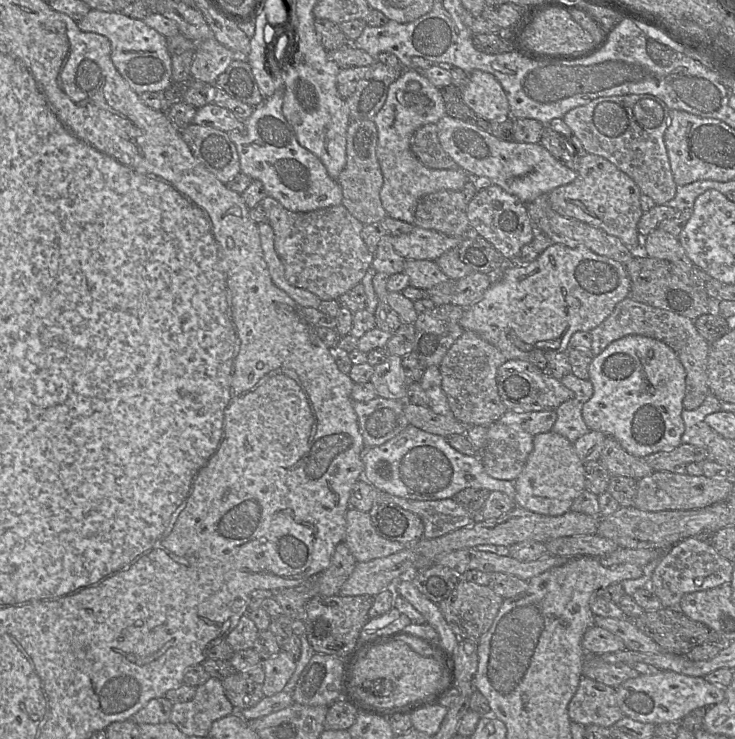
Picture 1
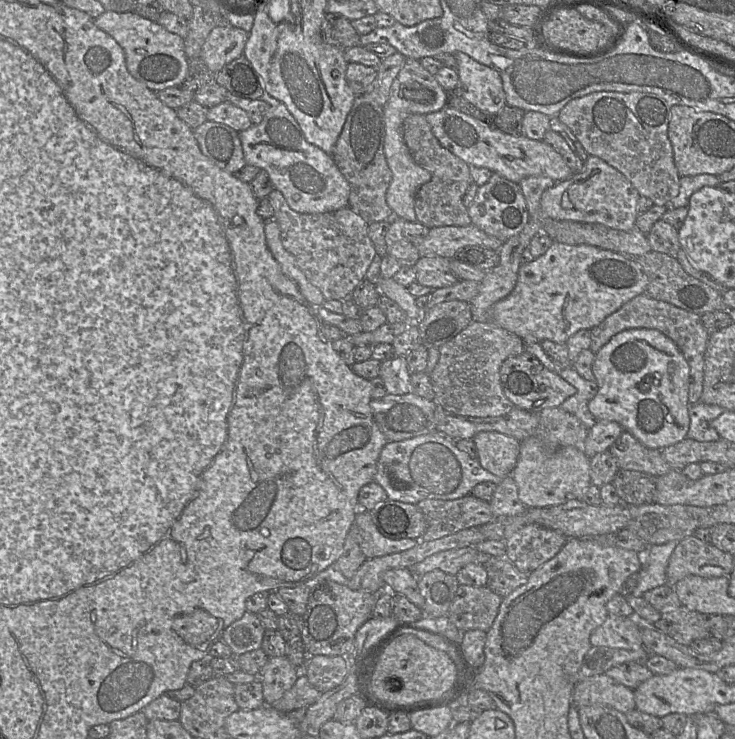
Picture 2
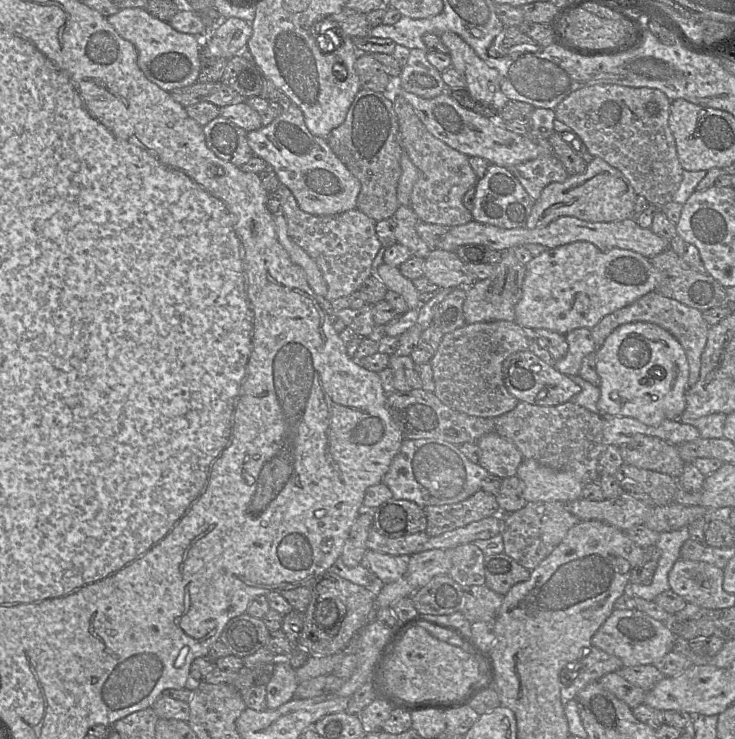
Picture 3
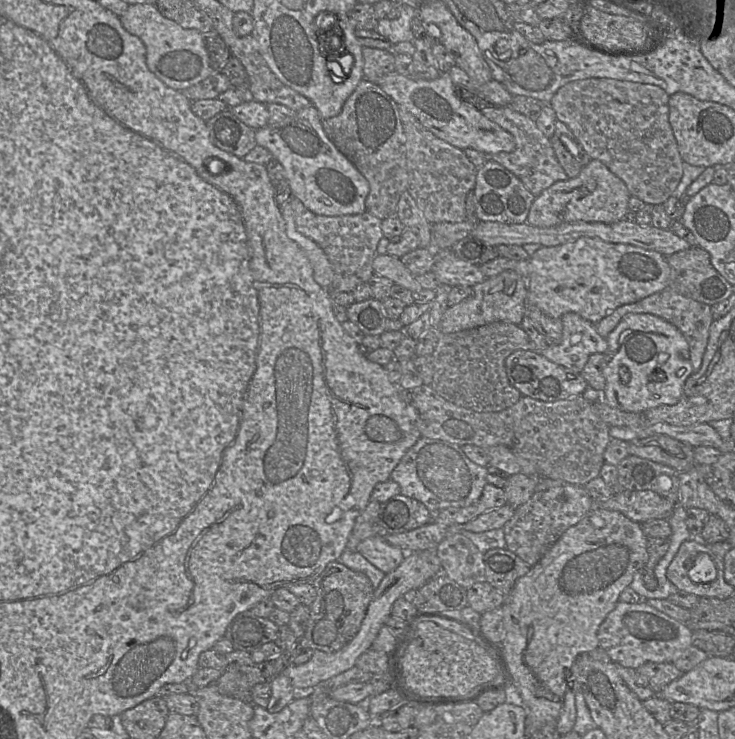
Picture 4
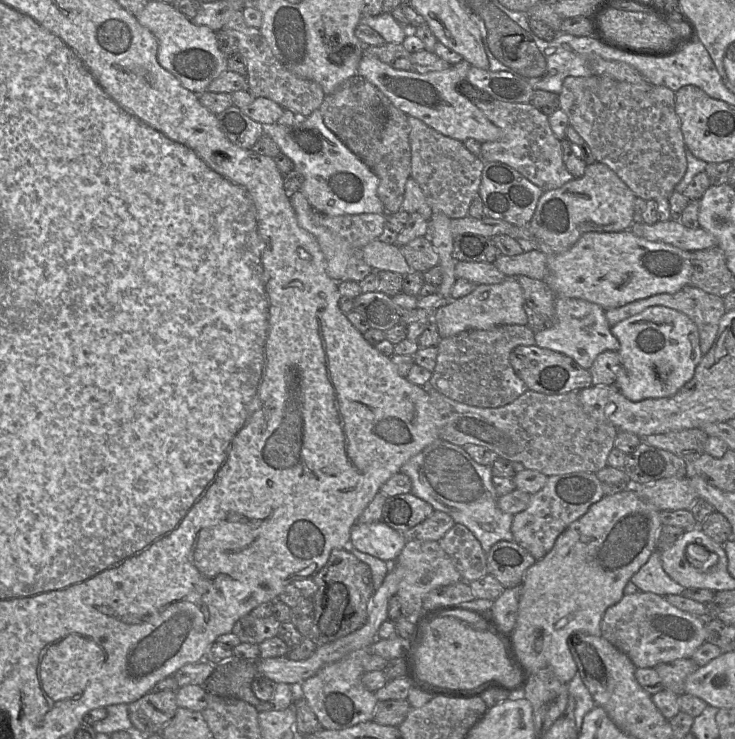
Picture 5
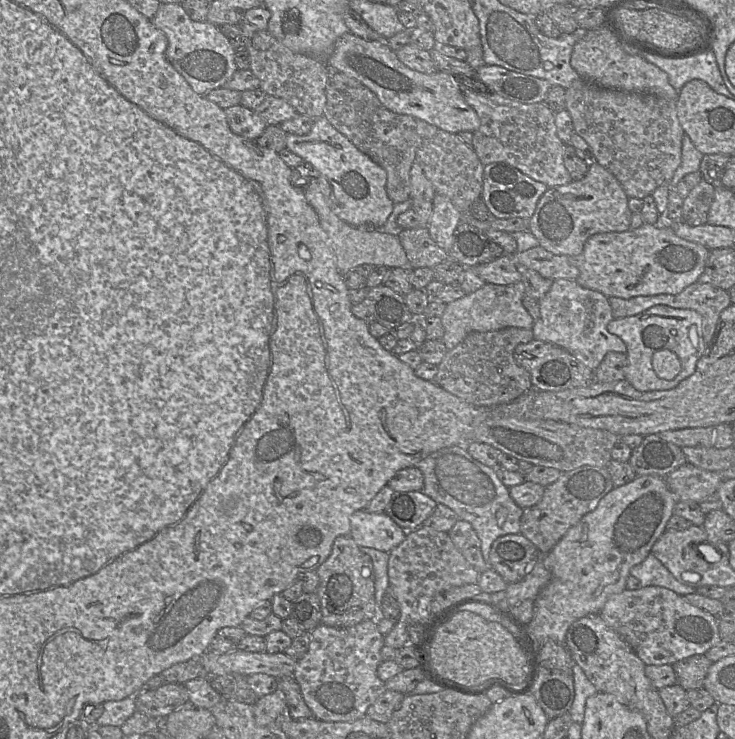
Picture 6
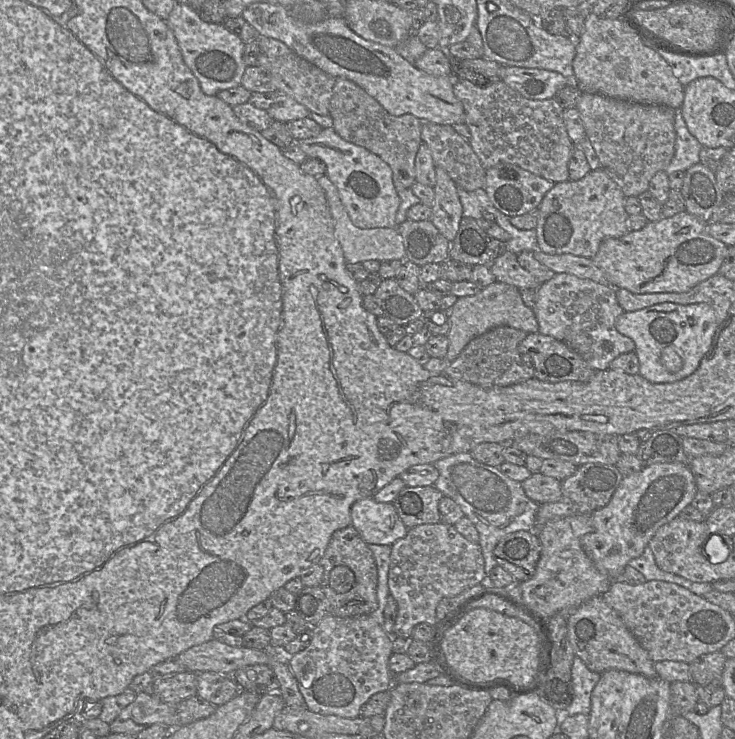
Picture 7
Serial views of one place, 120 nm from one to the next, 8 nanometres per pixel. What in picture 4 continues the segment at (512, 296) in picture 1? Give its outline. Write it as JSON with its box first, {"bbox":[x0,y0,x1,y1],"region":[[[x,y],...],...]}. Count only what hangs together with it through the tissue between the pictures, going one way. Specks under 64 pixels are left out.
{"bbox":[528,237,670,324],"region":[[[580,237],[558,246],[542,246],[529,262],[528,303],[551,318],[573,312],[596,324],[616,308],[638,302],[670,284],[666,257],[629,244]]]}

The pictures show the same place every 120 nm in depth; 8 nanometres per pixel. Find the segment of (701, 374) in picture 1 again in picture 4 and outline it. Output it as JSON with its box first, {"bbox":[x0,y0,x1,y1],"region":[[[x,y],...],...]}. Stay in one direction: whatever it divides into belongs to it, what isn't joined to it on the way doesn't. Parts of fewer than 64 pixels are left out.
{"bbox":[595,287,714,372],"region":[[[670,287],[654,293],[638,302],[625,304],[616,308],[602,320],[595,324],[595,328],[600,336],[607,340],[609,334],[619,324],[621,319],[627,314],[646,313],[658,316],[677,327],[689,344],[690,360],[694,372],[697,372],[702,365],[703,356],[708,344],[710,326],[714,321],[711,306],[685,297]]]}

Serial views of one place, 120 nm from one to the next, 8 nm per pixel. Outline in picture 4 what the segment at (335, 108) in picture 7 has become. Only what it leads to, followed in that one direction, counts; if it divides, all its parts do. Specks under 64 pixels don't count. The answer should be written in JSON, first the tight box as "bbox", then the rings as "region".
{"bbox":[321,79,409,220],"region":[[[362,79],[341,112],[321,122],[333,144],[367,179],[370,190],[365,200],[366,211],[381,220],[396,215],[400,196],[409,187],[405,133],[398,104],[378,84]]]}

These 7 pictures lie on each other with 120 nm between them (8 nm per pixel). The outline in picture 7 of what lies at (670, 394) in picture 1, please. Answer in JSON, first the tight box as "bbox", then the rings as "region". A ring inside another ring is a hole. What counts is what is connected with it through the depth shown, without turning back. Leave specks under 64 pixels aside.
{"bbox":[615,302,718,383],"region":[[[665,302],[633,312],[623,312],[617,318],[615,328],[620,334],[634,341],[635,353],[640,364],[638,374],[652,383],[672,383],[688,377],[697,370],[701,360],[711,347],[718,323],[715,311],[706,303],[681,305]],[[665,347],[673,347],[681,355],[683,366],[679,371],[671,373],[662,365],[661,352]]]}

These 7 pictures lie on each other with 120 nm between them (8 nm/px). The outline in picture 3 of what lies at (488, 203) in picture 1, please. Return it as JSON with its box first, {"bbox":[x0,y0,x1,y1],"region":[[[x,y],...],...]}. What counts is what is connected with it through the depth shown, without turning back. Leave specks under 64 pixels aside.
{"bbox":[473,164,535,229],"region":[[[490,164],[485,176],[477,180],[475,189],[473,220],[505,229],[525,227],[535,201],[508,168]]]}

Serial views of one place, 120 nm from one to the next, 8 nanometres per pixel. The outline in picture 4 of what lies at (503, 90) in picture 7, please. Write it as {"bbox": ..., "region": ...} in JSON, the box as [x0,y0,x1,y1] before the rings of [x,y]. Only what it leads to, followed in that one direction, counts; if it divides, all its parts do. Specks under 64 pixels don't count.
{"bbox":[480,106,569,197],"region":[[[493,106],[480,111],[485,117],[511,133],[515,139],[515,149],[512,152],[486,154],[487,161],[492,159],[512,172],[535,197],[553,183],[569,178],[557,160],[550,139],[539,130],[535,121],[514,111],[510,106]]]}

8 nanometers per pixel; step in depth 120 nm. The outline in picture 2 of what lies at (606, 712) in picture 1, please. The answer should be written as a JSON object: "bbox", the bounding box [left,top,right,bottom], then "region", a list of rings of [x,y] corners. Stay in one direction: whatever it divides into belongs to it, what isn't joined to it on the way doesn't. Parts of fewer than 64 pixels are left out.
{"bbox":[572,674,636,714],"region":[[[606,674],[579,681],[572,693],[572,704],[577,709],[593,705],[606,705],[624,714],[636,709],[634,690]]]}

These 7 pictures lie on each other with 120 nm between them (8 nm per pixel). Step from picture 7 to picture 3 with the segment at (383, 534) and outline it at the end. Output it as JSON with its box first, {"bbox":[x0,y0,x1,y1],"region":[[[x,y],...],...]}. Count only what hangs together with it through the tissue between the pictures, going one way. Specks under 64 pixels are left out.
{"bbox":[364,550,409,583],"region":[[[369,550],[364,554],[364,563],[382,583],[400,579],[407,571],[409,556],[395,556]]]}

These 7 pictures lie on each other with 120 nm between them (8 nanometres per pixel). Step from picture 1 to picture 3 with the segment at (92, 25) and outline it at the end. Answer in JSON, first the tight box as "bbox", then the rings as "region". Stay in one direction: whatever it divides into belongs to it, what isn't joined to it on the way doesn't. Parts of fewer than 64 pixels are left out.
{"bbox":[107,8,202,92],"region":[[[125,8],[116,14],[107,17],[107,21],[125,40],[131,42],[138,53],[138,66],[144,75],[153,83],[167,92],[191,85],[198,80],[201,70],[200,53],[202,50],[202,37],[181,33],[173,29],[168,22],[161,21],[143,8]]]}

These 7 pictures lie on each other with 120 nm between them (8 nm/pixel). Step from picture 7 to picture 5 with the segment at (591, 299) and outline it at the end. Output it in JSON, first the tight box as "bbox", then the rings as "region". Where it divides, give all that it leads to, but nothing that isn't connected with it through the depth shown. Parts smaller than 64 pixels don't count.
{"bbox":[535,297,620,370],"region":[[[556,297],[553,324],[535,333],[535,344],[572,358],[580,367],[589,370],[596,357],[604,351],[620,349],[620,343],[610,331],[605,310],[594,303],[566,297]]]}

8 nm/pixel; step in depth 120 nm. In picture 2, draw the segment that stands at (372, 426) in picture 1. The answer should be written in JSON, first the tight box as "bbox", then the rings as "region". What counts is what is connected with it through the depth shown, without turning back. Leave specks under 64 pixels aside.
{"bbox":[370,393,437,442],"region":[[[414,393],[386,394],[370,401],[373,419],[387,442],[435,433],[437,404]]]}

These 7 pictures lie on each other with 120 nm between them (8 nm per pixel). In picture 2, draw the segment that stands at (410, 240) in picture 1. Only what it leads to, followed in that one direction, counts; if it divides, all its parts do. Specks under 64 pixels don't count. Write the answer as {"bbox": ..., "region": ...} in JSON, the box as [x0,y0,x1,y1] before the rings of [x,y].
{"bbox":[416,224,503,258],"region":[[[473,224],[430,228],[425,238],[416,245],[420,257],[440,256],[455,258],[458,251],[468,246],[482,246],[499,251],[503,242],[486,234]]]}

